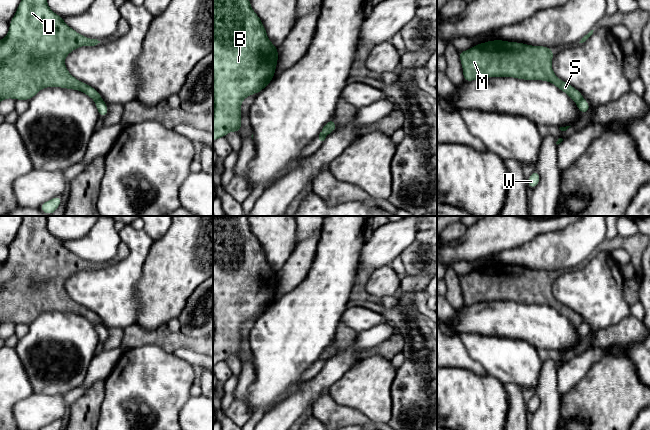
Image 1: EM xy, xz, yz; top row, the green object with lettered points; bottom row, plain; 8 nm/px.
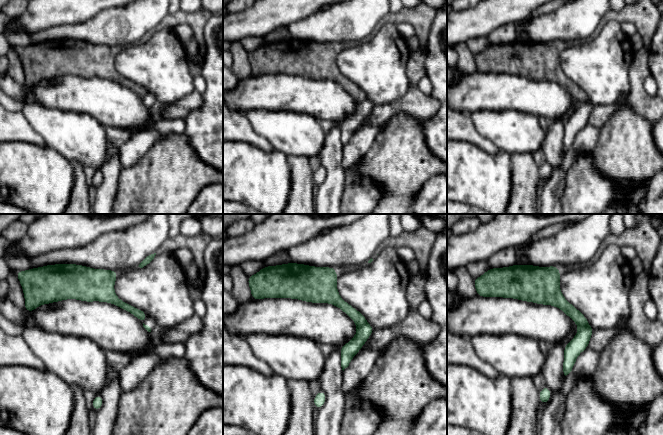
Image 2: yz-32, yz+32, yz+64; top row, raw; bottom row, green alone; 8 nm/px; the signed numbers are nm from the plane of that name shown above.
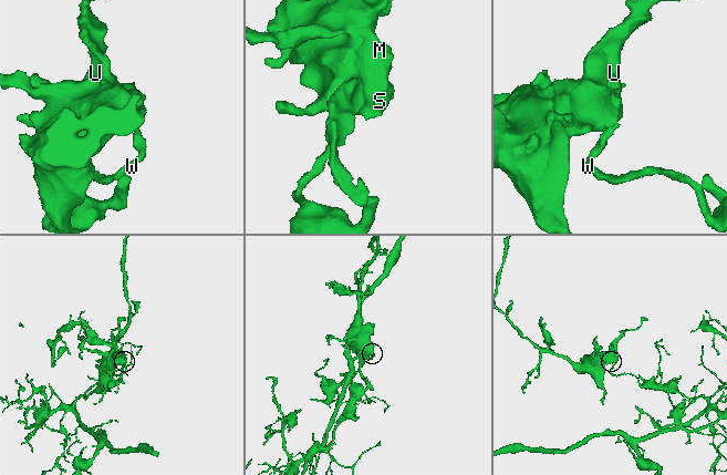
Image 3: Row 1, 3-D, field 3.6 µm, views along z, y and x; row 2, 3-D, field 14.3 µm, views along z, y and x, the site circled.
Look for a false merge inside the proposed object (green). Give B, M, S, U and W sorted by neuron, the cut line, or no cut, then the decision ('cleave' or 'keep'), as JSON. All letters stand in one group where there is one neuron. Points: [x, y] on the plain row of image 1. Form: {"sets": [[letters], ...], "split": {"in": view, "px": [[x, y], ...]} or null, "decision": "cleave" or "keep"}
{"sets": [["B", "M", "S", "U"], ["W"]], "split": {"in": "xy", "px": [[102, 324], [95, 325]]}, "decision": "cleave"}

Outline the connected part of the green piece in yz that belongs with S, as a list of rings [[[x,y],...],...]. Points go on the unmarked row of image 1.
[[[491,264],[476,268],[469,274],[458,275],[458,278],[465,306],[491,301],[542,304],[555,309],[575,327],[583,322],[579,314],[554,298],[554,275],[550,271]]]

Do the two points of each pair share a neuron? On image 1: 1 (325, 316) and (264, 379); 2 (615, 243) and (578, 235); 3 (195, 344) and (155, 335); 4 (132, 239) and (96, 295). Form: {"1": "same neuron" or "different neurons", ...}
{"1": "same neuron", "2": "different neurons", "3": "same neuron", "4": "same neuron"}

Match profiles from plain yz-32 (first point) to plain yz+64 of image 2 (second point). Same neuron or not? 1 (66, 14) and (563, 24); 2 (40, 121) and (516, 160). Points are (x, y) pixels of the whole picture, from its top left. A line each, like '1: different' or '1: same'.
1: different
2: different

